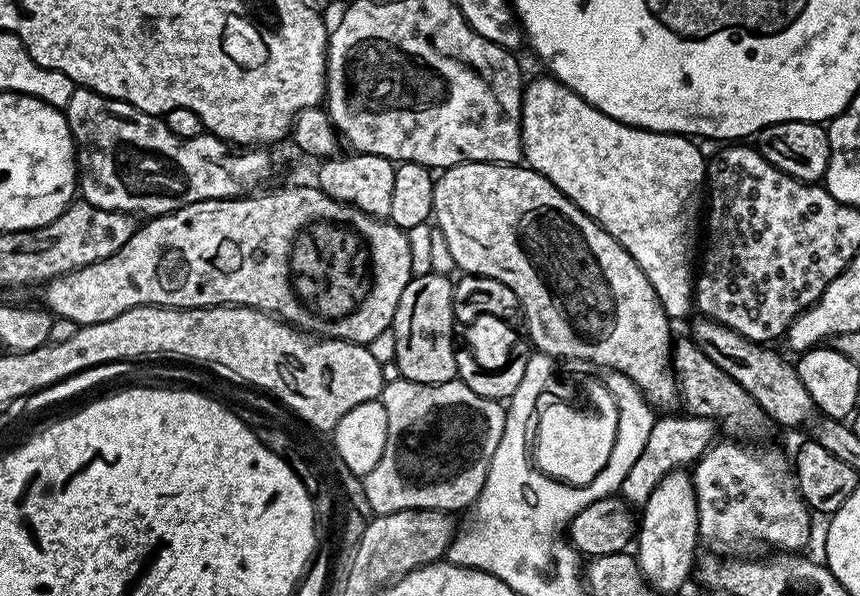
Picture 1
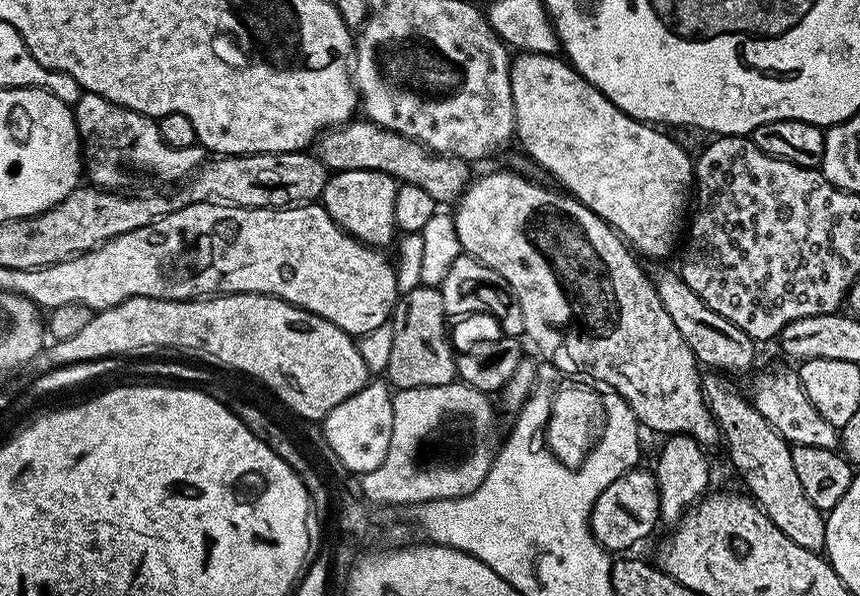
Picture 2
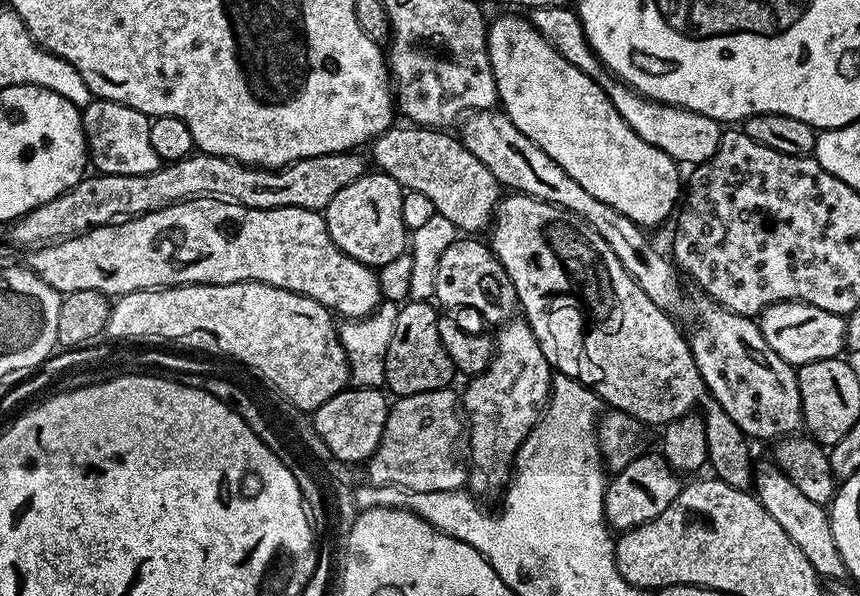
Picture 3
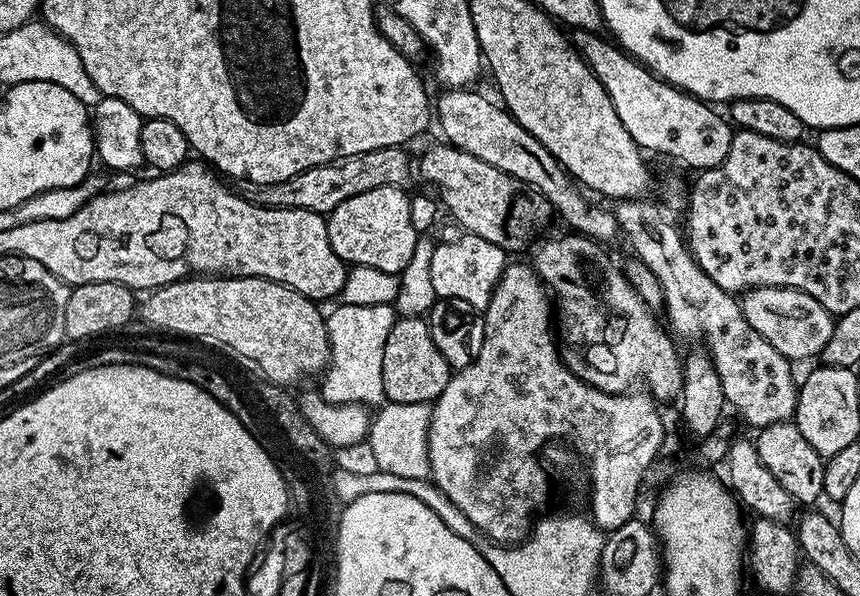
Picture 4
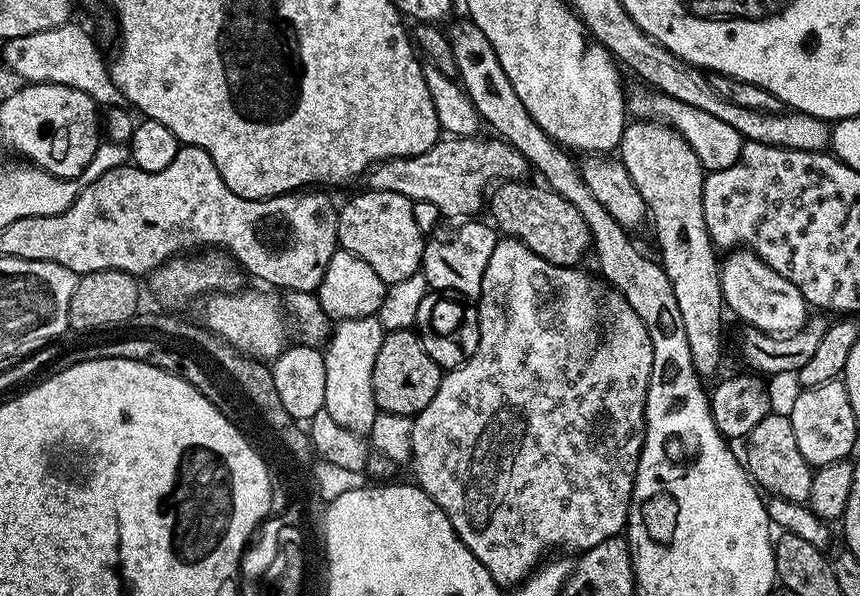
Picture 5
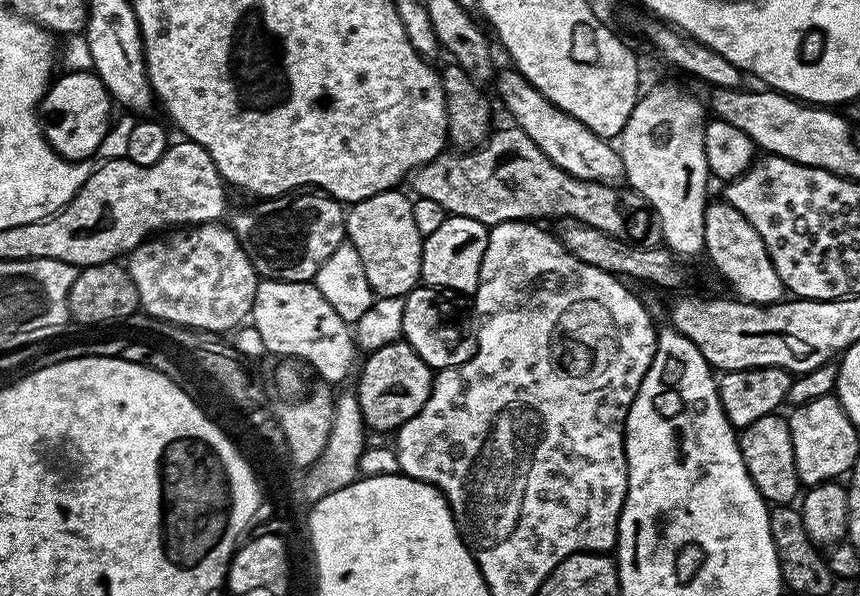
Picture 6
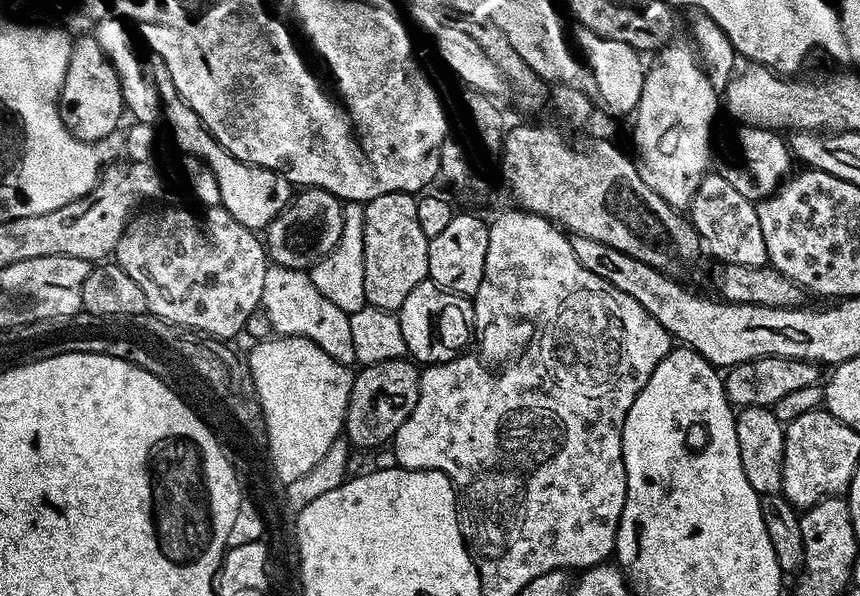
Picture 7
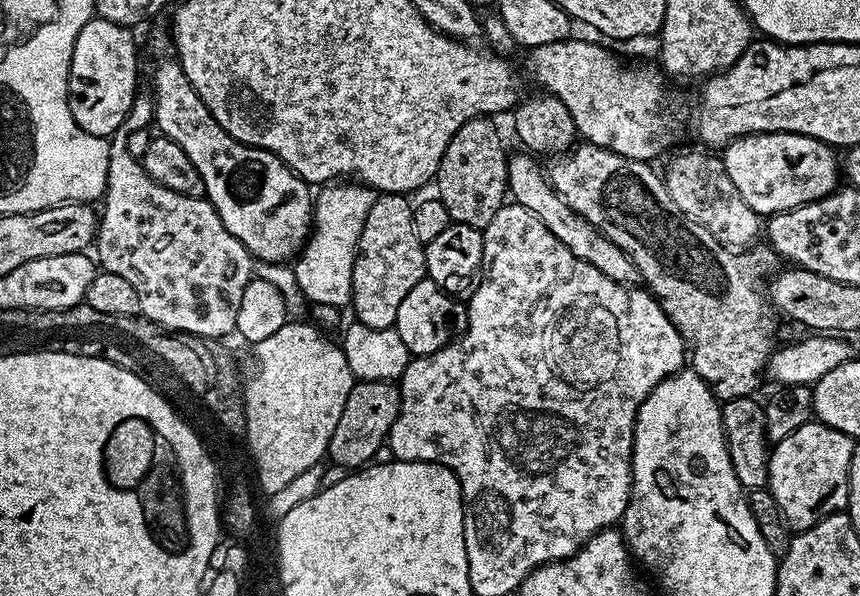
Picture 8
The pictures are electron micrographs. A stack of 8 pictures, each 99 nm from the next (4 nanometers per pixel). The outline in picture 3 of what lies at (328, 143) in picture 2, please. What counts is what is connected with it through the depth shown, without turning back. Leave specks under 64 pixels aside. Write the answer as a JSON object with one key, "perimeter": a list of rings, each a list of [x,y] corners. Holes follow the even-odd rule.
{"perimeter":[[[423,126],[404,127],[408,128],[387,128],[371,141],[372,160],[376,163],[373,165],[394,178],[401,188],[430,198],[436,214],[448,218],[461,233],[480,234],[484,227],[487,229],[502,200],[502,186],[494,174],[490,174],[455,135]]]}

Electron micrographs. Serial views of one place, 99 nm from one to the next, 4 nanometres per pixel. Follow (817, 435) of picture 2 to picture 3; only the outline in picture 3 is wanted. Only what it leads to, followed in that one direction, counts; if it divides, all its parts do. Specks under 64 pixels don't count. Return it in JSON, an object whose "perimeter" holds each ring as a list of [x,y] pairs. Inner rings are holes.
{"perimeter":[[[704,302],[700,308],[700,329],[693,336],[689,335],[687,342],[692,347],[692,357],[698,366],[698,374],[702,374],[707,395],[716,400],[718,406],[722,406],[722,410],[730,414],[730,418],[734,418],[734,422],[744,431],[745,436],[753,441],[772,442],[779,437],[791,436],[801,431],[804,415],[796,368],[783,361],[767,345],[755,319],[734,314],[720,304]]]}

